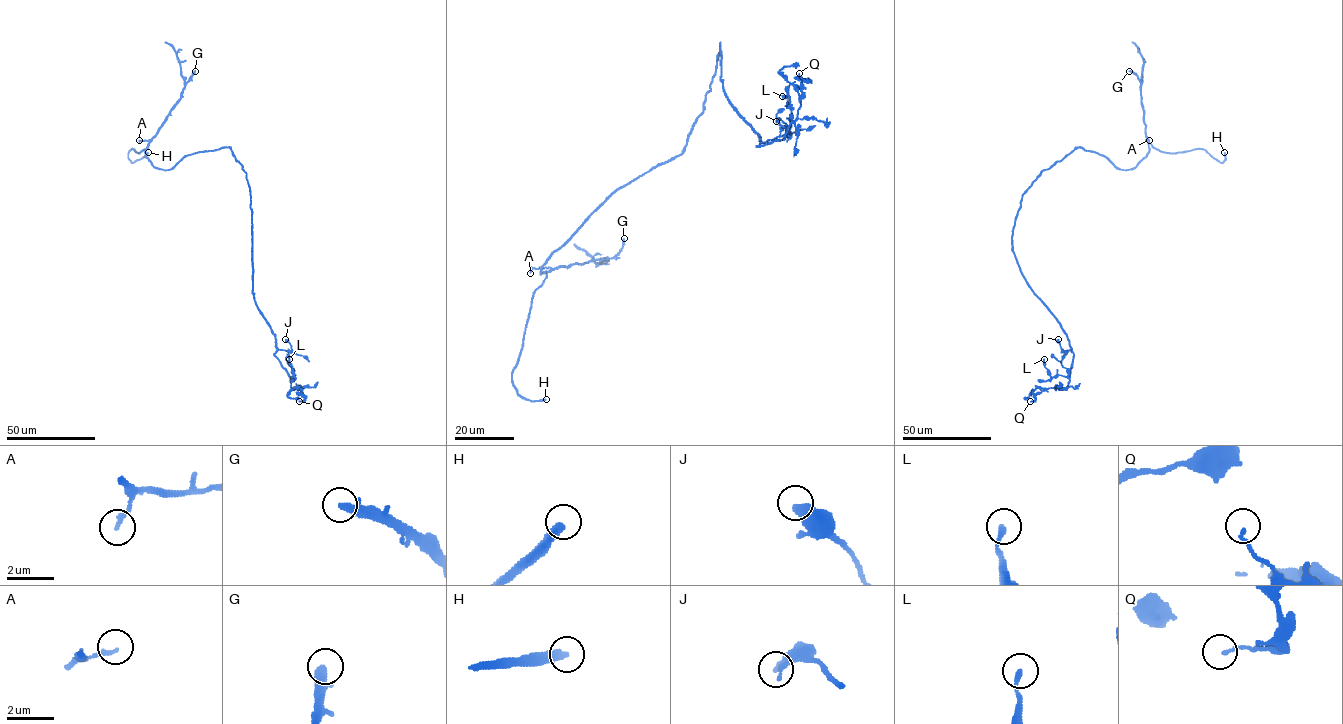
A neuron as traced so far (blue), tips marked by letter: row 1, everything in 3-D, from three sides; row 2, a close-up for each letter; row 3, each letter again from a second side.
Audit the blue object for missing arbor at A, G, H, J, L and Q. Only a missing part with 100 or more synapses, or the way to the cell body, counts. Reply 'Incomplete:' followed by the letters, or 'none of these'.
Incomplete: G, H

